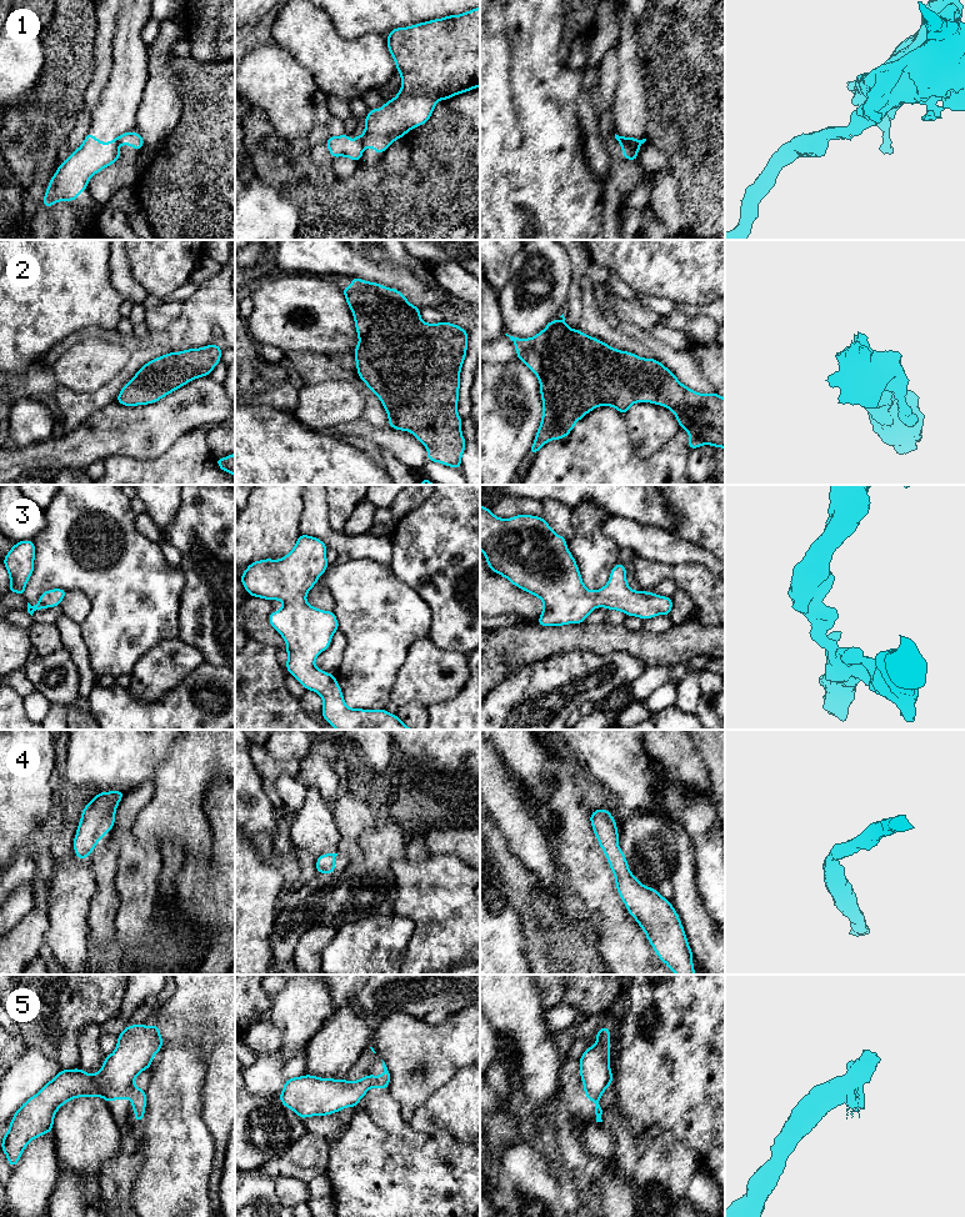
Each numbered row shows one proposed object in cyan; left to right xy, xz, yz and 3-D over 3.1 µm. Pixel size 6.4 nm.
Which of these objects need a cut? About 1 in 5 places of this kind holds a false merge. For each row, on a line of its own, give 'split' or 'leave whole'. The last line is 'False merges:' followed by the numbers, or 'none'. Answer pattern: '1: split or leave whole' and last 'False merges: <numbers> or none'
1: split
2: leave whole
3: leave whole
4: leave whole
5: split
False merges: 1, 5

